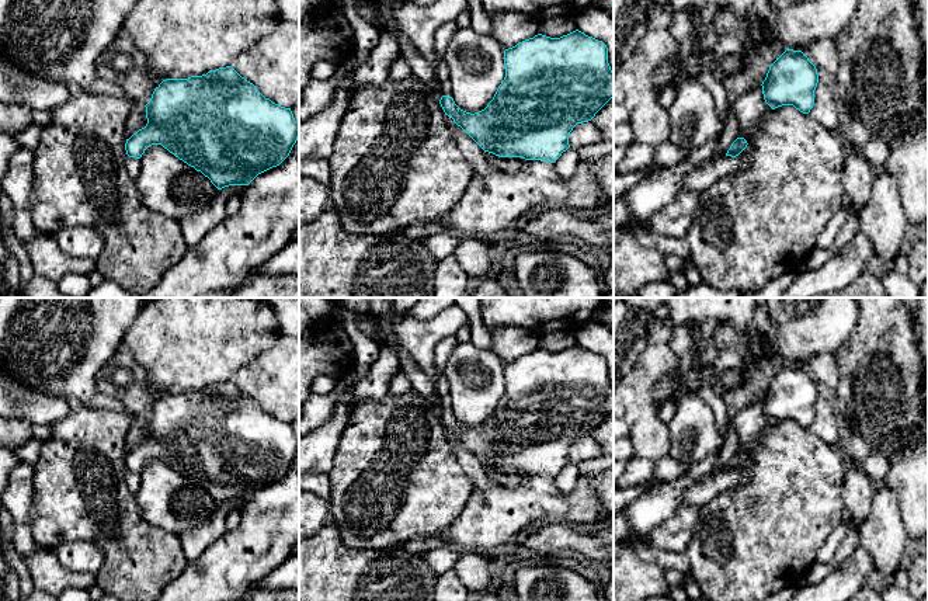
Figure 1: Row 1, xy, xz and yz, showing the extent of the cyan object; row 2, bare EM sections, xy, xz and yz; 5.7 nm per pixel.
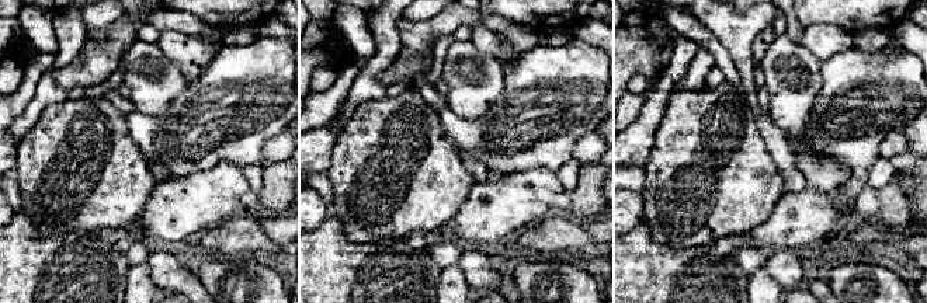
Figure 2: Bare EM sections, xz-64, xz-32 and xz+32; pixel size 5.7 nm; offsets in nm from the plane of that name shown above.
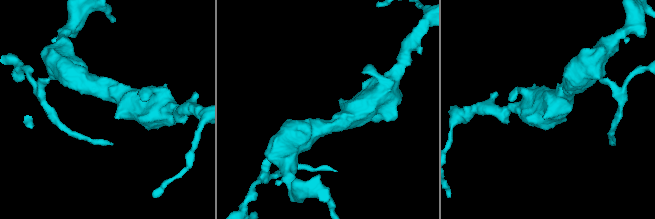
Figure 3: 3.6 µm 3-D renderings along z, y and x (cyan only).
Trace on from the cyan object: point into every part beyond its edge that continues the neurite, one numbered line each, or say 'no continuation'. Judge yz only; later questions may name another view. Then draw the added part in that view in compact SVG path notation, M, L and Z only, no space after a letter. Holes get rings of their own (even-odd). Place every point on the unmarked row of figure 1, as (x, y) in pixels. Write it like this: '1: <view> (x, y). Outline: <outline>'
no continuation

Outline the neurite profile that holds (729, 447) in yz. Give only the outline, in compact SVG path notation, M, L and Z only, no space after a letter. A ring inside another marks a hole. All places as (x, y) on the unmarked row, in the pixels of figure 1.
M730 421L726 440L722 442L719 455L716 456L716 465L727 468L731 458L737 454L737 432Z

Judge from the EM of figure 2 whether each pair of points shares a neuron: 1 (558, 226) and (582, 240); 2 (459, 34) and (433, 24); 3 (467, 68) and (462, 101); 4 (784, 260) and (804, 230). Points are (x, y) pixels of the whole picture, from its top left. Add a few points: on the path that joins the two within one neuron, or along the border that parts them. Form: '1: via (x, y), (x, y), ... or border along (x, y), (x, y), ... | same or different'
1: via (563, 232), (576, 237) | same
2: border along (471, 25), (461, 24), (451, 34) | different
3: via (467, 76), (467, 93) | same
4: border along (791, 248), (774, 248), (771, 251) | different

